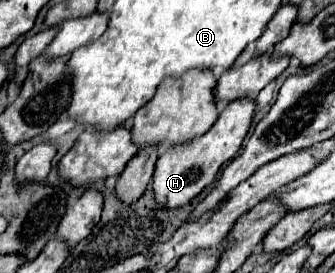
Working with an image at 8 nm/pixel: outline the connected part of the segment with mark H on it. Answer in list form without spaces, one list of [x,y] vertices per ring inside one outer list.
[[[251,99],[231,101],[223,109],[223,113],[215,121],[215,125],[205,135],[201,135],[199,139],[193,139],[189,145],[179,145],[179,149],[177,147],[165,149],[159,155],[157,165],[155,165],[155,173],[153,173],[155,201],[169,207],[169,209],[183,207],[193,197],[197,197],[207,185],[211,185],[215,181],[215,175],[219,173],[219,169],[227,161],[231,161],[237,155],[237,151],[241,149],[241,143],[243,143],[247,129],[251,125],[253,109],[255,109],[255,101],[251,101]]]

